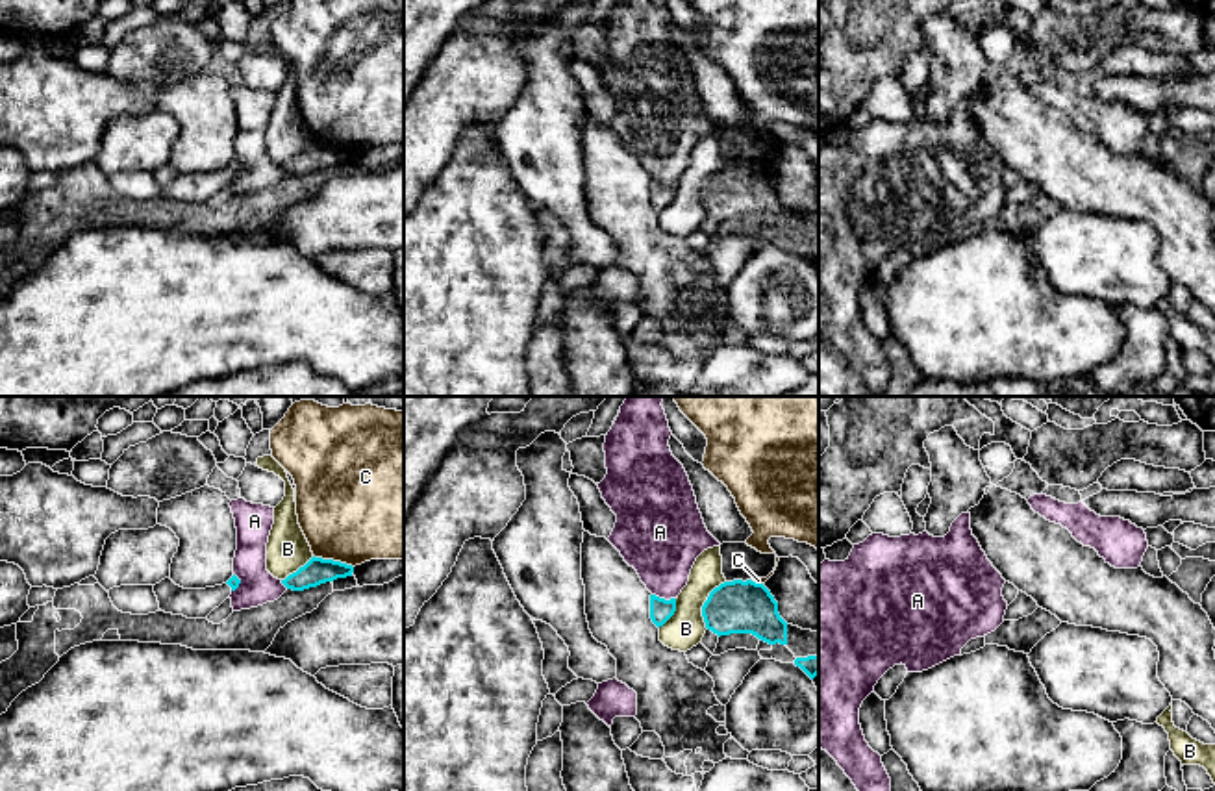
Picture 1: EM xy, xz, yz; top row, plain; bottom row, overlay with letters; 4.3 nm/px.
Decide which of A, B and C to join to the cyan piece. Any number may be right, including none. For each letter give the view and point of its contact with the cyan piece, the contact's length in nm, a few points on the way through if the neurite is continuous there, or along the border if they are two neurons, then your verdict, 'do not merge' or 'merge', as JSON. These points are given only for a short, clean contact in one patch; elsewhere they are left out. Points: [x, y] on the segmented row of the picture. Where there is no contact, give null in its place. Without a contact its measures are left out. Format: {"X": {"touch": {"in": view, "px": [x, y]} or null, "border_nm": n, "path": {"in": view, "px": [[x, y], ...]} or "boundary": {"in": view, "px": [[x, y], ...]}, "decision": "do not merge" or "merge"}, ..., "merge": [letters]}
{"A": {"touch": {"in": "xz", "px": [663, 599]}, "border_nm": 110, "boundary": {"in": "xz", "px": [[652, 593], [675, 599]]}, "decision": "do not merge"}, "B": {"touch": {"in": "xz", "px": [704, 604]}, "border_nm": 240, "boundary": {"in": "xz", "px": [[725, 580], [710, 593], [702, 606], [706, 628]]}, "decision": "do not merge"}, "C": {"touch": {"in": "xy", "px": [332, 560]}, "border_nm": 190, "decision": "do not merge"}, "merge": []}

